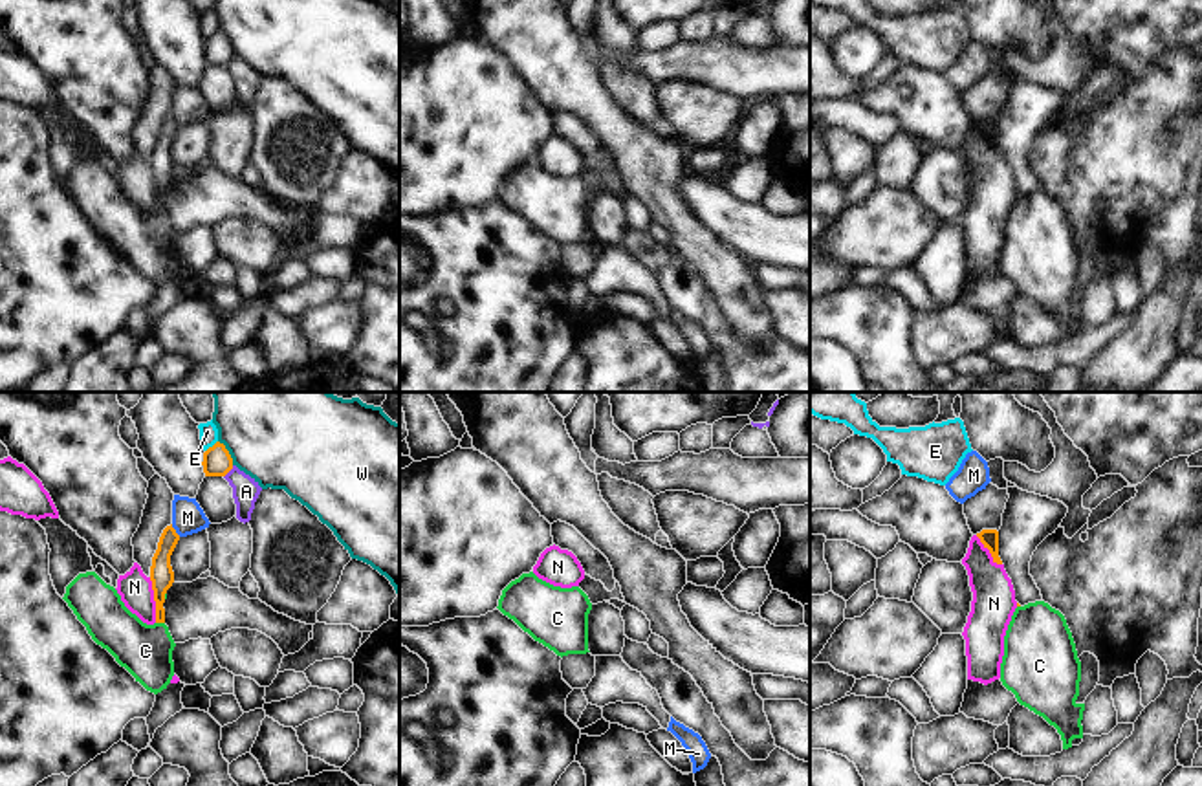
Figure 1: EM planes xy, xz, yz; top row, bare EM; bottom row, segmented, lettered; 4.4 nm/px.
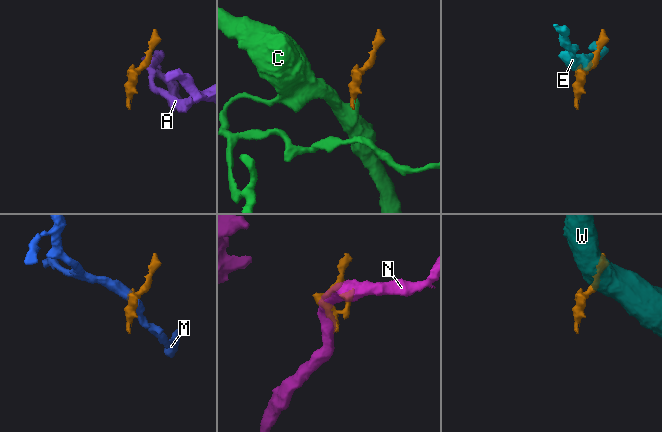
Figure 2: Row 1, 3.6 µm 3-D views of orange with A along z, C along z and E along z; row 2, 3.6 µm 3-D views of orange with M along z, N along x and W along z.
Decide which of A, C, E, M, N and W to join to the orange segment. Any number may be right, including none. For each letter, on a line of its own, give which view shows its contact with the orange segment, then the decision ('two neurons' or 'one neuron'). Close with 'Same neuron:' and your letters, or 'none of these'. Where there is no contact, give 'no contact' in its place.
A: xy | two neurons
C: xy | one neuron
E: xy | two neurons
M: xy | two neurons
N: xy | two neurons
W: xy | two neurons
Same neuron: C

